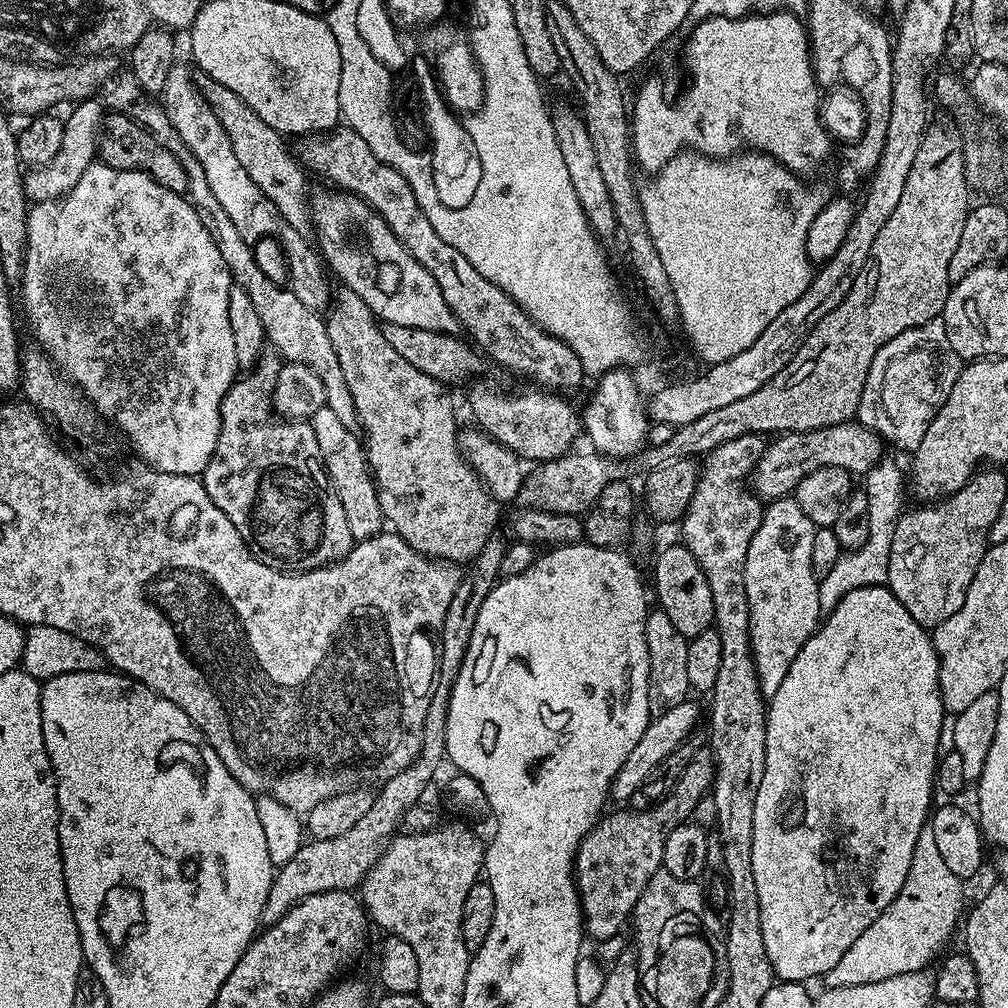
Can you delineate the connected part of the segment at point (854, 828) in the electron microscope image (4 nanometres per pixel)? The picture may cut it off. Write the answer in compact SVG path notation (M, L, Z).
M866 585L864 588L850 590L832 612L823 617L822 623L816 629L814 635L808 639L806 646L798 650L798 658L790 662L790 670L786 670L786 678L782 678L782 686L767 701L768 725L766 726L766 770L762 774L762 786L758 786L758 798L754 798L754 862L752 863L752 877L754 886L758 886L758 910L762 910L762 943L766 946L766 958L770 958L770 966L773 973L784 982L809 982L815 978L824 977L834 965L842 962L842 954L854 946L854 942L894 902L894 898L902 890L902 882L906 882L906 874L910 874L910 862L914 858L914 846L918 846L918 834L929 823L930 813L933 811L932 796L934 797L934 785L936 782L936 761L938 759L938 734L942 734L942 726L946 723L944 703L940 697L940 683L938 682L938 654L932 645L931 635L920 625L910 618L910 610L898 602L898 598L887 586Z

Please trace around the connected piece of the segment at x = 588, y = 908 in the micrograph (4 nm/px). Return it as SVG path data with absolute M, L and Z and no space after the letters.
M711 751L696 752L690 766L686 766L682 778L678 778L678 782L664 799L657 800L651 806L637 807L637 812L610 813L611 811L609 811L588 833L588 837L580 843L580 849L576 852L574 875L576 889L580 891L580 908L584 912L584 930L591 939L593 936L596 940L608 940L611 936L619 934L623 924L625 927L629 923L642 890L646 890L650 878L654 878L654 874L661 871L666 850L666 838L670 838L670 830L674 830L691 817L694 806L698 806L698 802L703 796L711 793L712 782L715 778L716 766Z

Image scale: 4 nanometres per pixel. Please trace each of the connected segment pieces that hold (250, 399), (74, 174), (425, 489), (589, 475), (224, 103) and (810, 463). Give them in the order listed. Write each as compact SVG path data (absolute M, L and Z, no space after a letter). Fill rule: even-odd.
M265 351L251 371L241 375L230 390L226 390L226 398L222 398L220 407L218 442L202 479L206 494L210 494L210 502L234 522L234 530L238 530L246 546L263 564L282 572L309 572L335 564L350 554L354 541L342 502L338 502L324 472L311 423L308 420L285 420L275 415L270 407L281 363L281 357L275 351Z
M96 98L79 101L73 108L76 109L64 120L62 146L58 149L58 154L54 154L54 158L48 164L33 167L29 171L32 173L24 176L24 192L28 195L29 201L41 204L47 200L60 199L97 159L96 143L100 140L100 129L106 119L106 109Z
M340 286L335 289L334 299L330 304L330 311L326 316L328 333L330 334L330 343L334 345L334 354L338 354L338 366L342 366L342 375L346 378L346 386L350 386L350 398L354 398L354 410L359 427L364 427L362 431L362 440L366 445L366 459L369 469L372 473L372 479L376 482L376 493L378 502L384 511L384 519L390 525L391 531L397 536L401 536L416 552L424 556L430 556L434 560L450 560L453 564L463 565L466 562L472 562L486 546L486 542L497 531L496 523L500 520L501 505L497 504L496 499L488 493L488 487L480 481L480 475L475 472L471 464L460 452L460 438L458 435L458 423L456 424L456 412L452 409L452 400L448 397L449 389L440 381L430 378L430 374L422 374L415 366L410 366L402 354L397 354L391 348L390 342L382 338L380 333L380 324L373 316L370 306L354 294L354 290Z
M595 450L587 451L571 452L554 461L543 461L535 465L535 469L531 469L524 477L517 503L525 509L546 510L550 513L575 516L587 513L599 501L604 487L629 475L627 463L613 456L601 455Z
M200 74L194 83L206 98L210 110L214 110L218 122L222 122L222 130L226 130L226 138L230 138L230 146L234 146L238 163L246 169L246 174L250 174L254 186L274 202L282 218L290 222L298 234L311 237L314 229L310 219L310 187L304 181L306 172L299 159L284 145L285 137L266 126L266 122L262 122L262 118L258 118L258 114L234 94L234 90L226 90L226 86L214 82L214 78Z
M857 422L828 426L809 432L785 432L765 447L750 477L751 491L765 501L788 498L795 493L798 482L822 466L838 466L853 474L867 474L885 455L886 444L878 433Z

